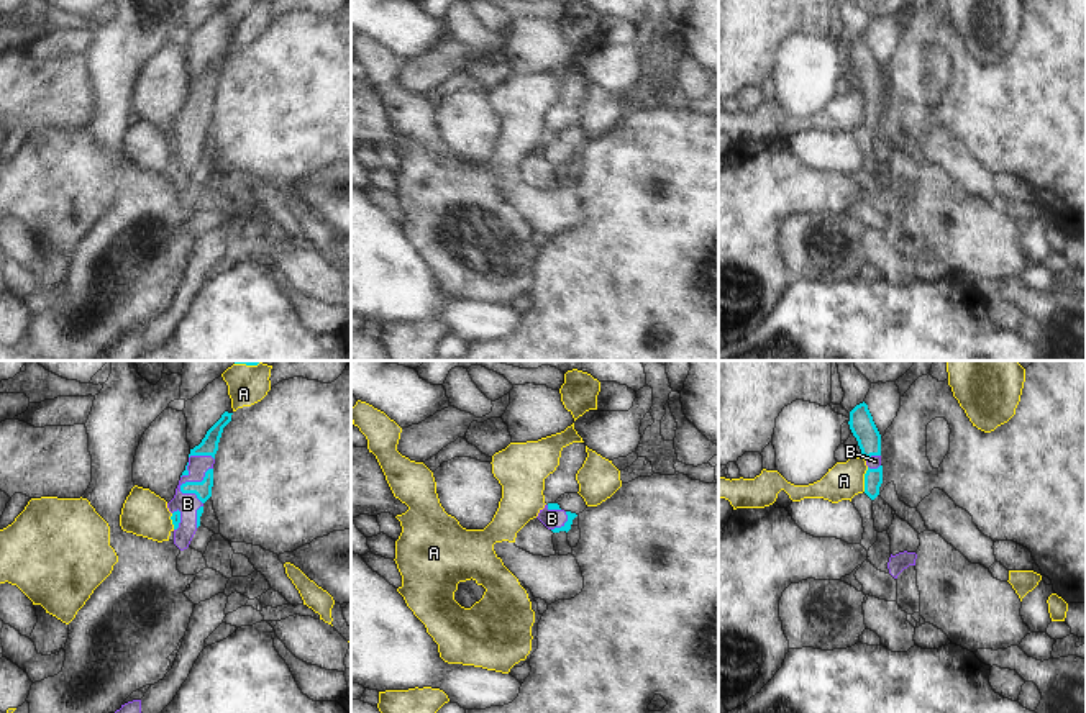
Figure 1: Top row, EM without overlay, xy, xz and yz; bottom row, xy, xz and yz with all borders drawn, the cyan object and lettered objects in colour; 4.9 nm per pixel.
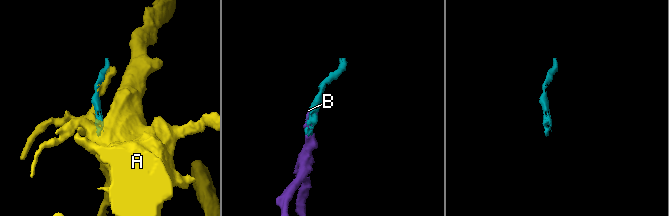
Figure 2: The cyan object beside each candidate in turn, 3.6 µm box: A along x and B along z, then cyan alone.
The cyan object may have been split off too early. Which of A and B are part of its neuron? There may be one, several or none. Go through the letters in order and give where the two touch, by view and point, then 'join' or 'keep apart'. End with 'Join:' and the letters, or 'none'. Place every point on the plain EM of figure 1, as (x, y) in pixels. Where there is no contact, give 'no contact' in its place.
A: meets cyan in yz at (865, 112); keep apart
B: meets cyan in xy at (184, 125); join
Join: B

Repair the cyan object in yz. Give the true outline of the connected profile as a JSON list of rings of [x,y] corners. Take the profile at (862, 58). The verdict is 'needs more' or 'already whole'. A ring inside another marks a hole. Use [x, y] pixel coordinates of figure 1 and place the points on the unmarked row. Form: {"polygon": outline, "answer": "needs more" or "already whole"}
{"polygon": [[[865,34],[850,44],[848,57],[868,98],[865,107],[865,126],[874,133],[883,116],[881,67]]], "answer": "needs more"}

